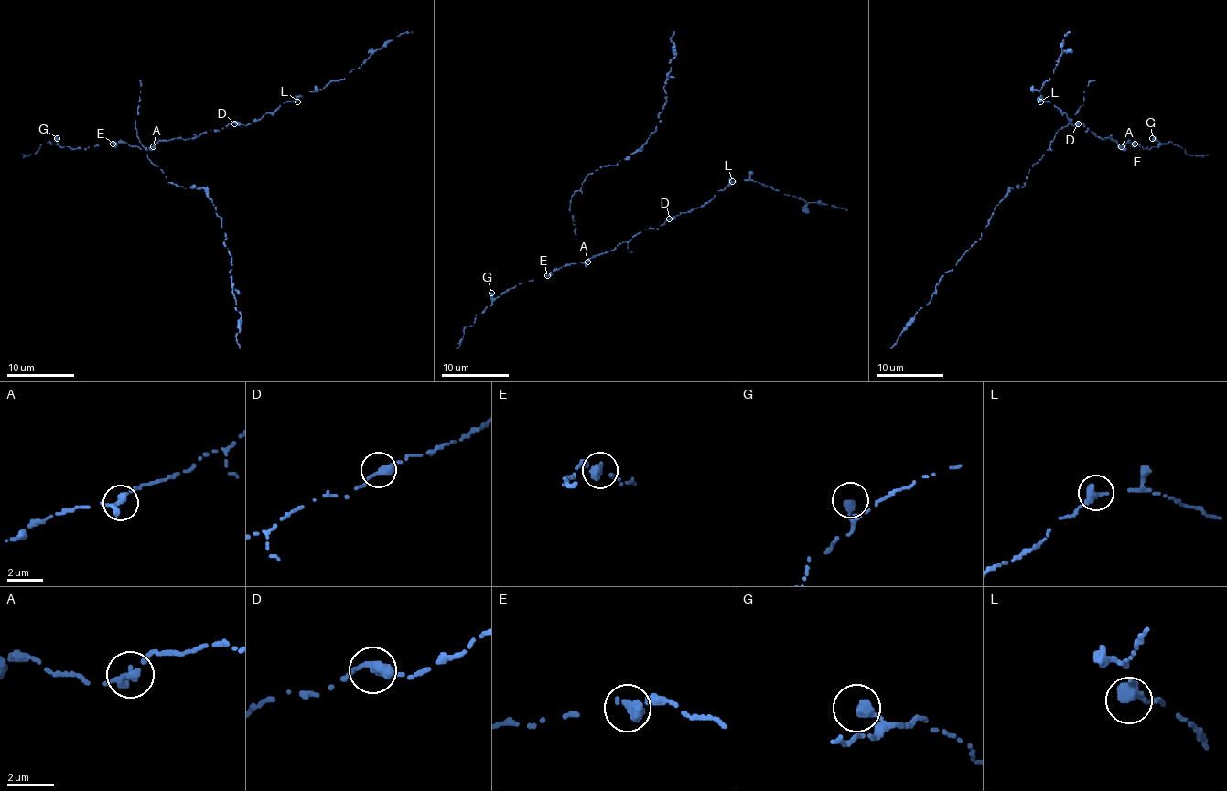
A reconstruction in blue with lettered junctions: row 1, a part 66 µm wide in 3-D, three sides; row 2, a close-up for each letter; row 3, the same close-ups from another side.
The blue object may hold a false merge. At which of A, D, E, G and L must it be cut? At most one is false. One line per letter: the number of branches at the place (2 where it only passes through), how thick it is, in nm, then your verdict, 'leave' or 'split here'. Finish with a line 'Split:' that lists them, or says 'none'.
A: 1 branches meet; 480 nm thick; leave
D: 1 branches meet; 480 nm thick; leave
E: 1 branches meet; 480 nm thick; leave
G: 1 branches meet; 440 nm thick; leave
L: 1 branches meet; 550 nm thick; leave
Split: none

